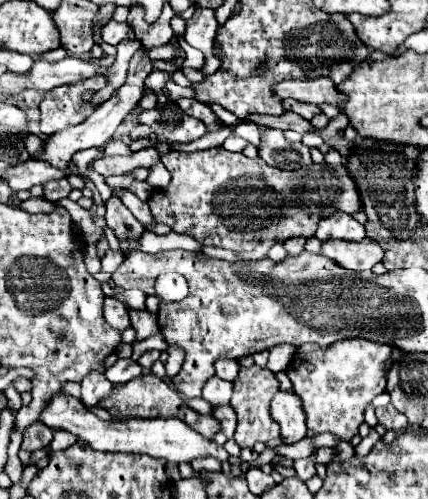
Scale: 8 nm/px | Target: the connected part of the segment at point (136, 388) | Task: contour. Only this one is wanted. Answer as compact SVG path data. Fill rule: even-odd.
M153 373L149 375L141 375L125 385L117 385L113 389L113 395L105 401L101 401L101 407L105 407L113 419L119 419L119 421L127 421L127 419L155 419L155 417L177 417L181 421L185 421L189 427L193 427L197 433L201 433L205 439L213 439L215 433L221 431L221 425L217 419L213 419L211 415L199 415L197 411L189 409L177 395L177 391L163 383L159 377L155 377Z

